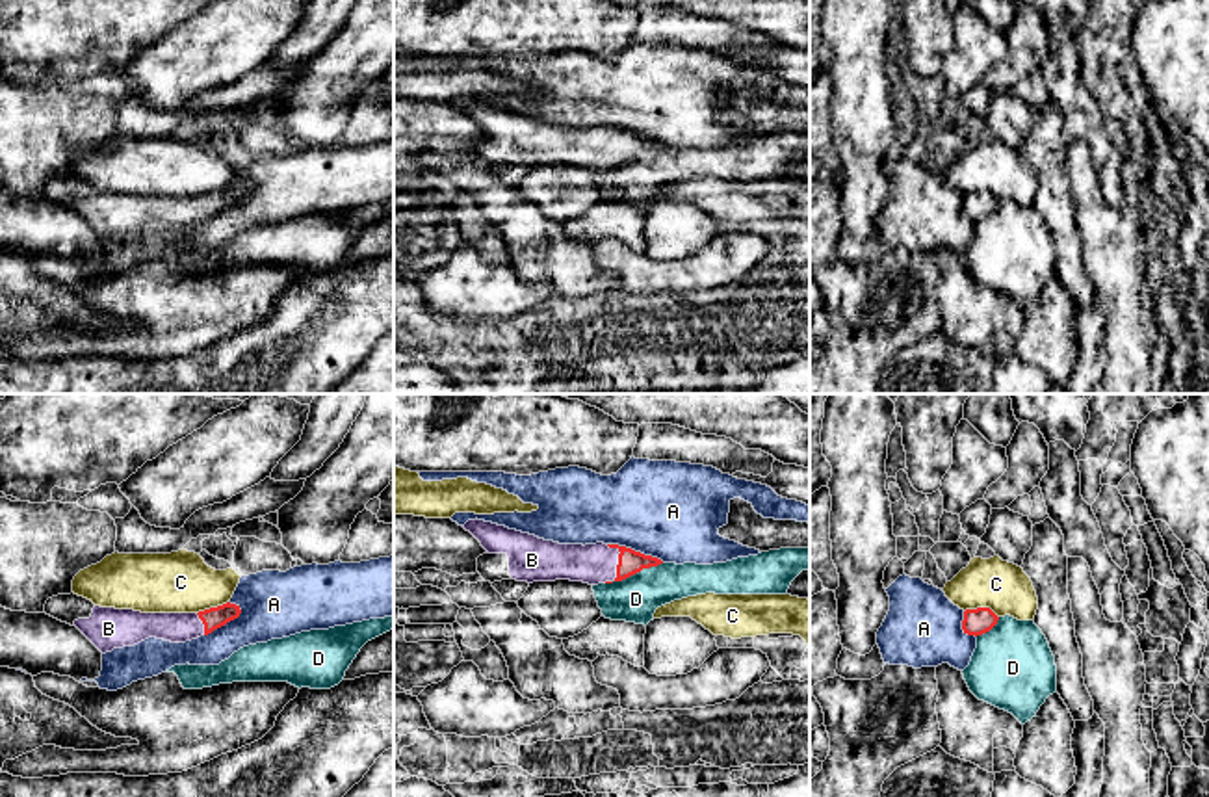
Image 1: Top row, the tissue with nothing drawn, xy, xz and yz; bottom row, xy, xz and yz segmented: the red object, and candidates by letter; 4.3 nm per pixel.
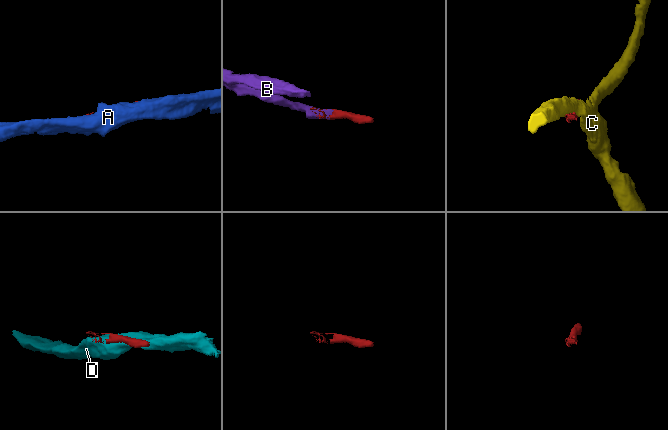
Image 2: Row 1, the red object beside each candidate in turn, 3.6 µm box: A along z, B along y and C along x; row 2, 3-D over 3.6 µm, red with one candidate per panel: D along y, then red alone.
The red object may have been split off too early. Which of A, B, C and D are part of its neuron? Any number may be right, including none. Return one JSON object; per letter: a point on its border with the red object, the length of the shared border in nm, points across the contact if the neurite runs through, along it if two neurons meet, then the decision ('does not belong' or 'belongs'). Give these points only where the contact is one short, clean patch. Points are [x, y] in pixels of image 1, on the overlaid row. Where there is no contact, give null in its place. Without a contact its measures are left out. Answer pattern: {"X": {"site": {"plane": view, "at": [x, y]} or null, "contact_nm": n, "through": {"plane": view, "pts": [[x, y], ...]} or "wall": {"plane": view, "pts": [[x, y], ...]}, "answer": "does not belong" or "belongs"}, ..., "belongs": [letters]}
{"A": {"site": {"plane": "xz", "at": [634, 550]}, "contact_nm": 260, "answer": "does not belong"}, "B": {"site": {"plane": "xz", "at": [617, 567]}, "contact_nm": 170, "through": {"plane": "xz", "pts": [[630, 561], [617, 567], [597, 563]]}, "answer": "belongs"}, "C": {"site": {"plane": "yz", "at": [981, 608]}, "contact_nm": 160, "answer": "does not belong"}, "D": {"site": {"plane": "xz", "at": [634, 573]}, "contact_nm": 260, "answer": "does not belong"}, "belongs": ["B"]}

